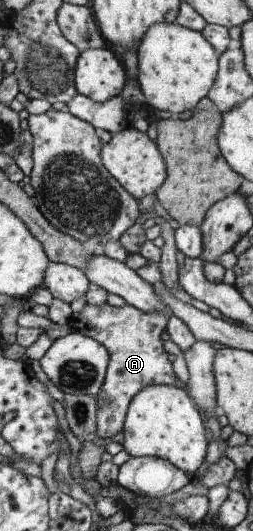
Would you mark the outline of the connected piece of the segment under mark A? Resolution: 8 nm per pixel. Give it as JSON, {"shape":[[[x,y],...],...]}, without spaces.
{"shape":[[[108,302],[100,306],[86,304],[82,312],[71,315],[70,326],[76,332],[87,335],[101,343],[109,351],[109,364],[100,395],[97,397],[97,434],[99,437],[114,437],[123,431],[125,415],[131,399],[147,385],[178,385],[180,381],[172,370],[170,354],[164,348],[162,332],[167,327],[169,317],[162,310],[145,312],[125,304],[111,306]]]}

